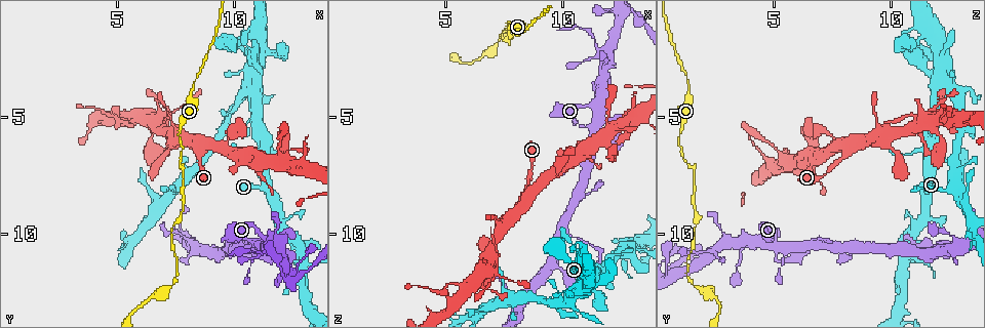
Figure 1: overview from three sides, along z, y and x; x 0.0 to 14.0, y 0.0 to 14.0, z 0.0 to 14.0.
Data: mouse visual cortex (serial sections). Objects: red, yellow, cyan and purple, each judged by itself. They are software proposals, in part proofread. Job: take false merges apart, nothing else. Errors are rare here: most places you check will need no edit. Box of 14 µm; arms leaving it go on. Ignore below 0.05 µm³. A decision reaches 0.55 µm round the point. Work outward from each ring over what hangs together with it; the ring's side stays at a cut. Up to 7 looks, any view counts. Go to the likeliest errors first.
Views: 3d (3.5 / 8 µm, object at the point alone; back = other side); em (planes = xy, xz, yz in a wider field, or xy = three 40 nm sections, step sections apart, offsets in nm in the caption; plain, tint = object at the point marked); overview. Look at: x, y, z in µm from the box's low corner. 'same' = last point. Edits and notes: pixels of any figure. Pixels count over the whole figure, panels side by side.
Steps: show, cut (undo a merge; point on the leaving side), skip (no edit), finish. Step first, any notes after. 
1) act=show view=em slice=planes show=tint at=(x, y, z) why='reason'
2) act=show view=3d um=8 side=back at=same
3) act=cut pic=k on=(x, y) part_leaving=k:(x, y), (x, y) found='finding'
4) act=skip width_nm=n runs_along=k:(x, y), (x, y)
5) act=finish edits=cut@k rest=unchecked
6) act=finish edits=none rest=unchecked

act=show view=3d um=3.5 at=(11.3, 10.4, 4.6) why='sharp bend'

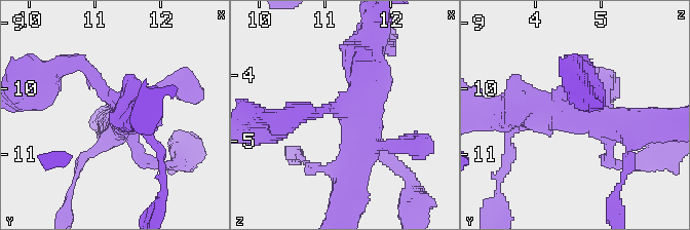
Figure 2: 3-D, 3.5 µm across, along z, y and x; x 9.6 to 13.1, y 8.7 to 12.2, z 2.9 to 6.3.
act=show view=em slice=xy step=5 show=tint at=(11.40, 10.35, 4.50) arms=4 arm_widths_nm=200,200,450,500

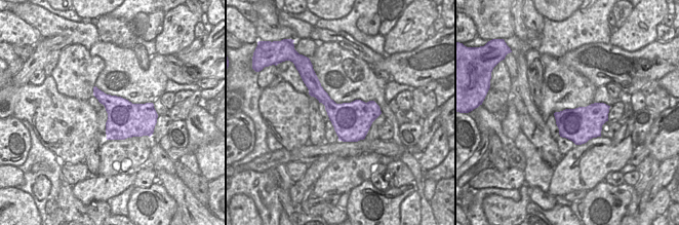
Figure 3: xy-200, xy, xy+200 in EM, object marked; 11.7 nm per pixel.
act=show view=em slice=planes show=tint at=same why='cut it another way'

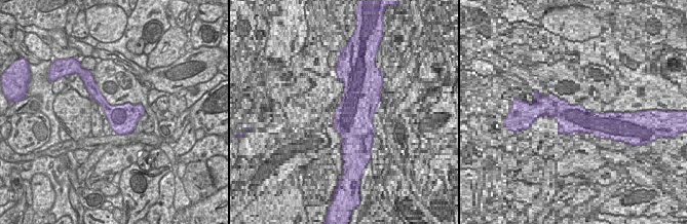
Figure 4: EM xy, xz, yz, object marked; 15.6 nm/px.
act=skip width_nm=440 runs_along=2:(571, 64), (573, 117), (631, 123) found='continuous, no second cell'

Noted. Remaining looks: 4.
act=show view=3d um=3.5 at=(6.9, 4.9, 11.5) why='a narrow waist'

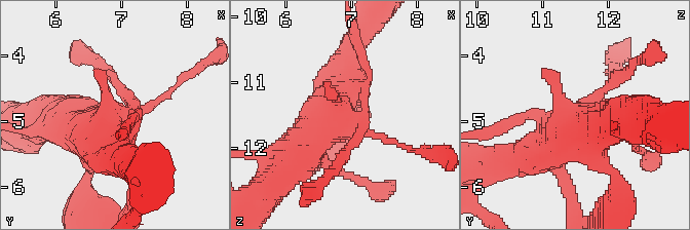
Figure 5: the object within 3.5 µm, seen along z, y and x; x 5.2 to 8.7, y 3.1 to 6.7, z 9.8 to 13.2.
act=show view=em slice=xy step=2 show=tint at=(6.85, 5.00, 11.60) why='now the EM'

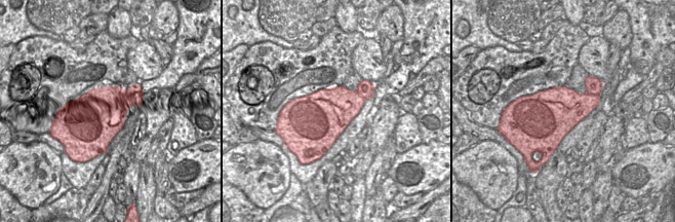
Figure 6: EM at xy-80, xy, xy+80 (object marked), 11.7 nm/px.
act=show view=em slice=planes show=tint at=same

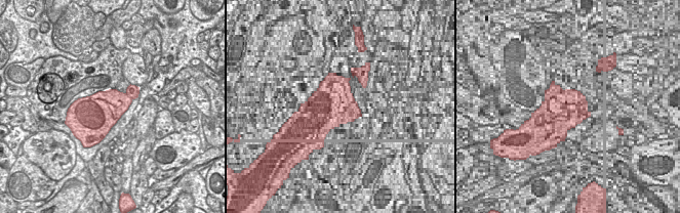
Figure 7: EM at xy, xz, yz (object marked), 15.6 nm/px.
act=skip runs_along=5:(347, 75), (347, 85), (274, 181) found='continuous, no second cell'

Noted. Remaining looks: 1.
act=finish edits=none rest=unchecked

